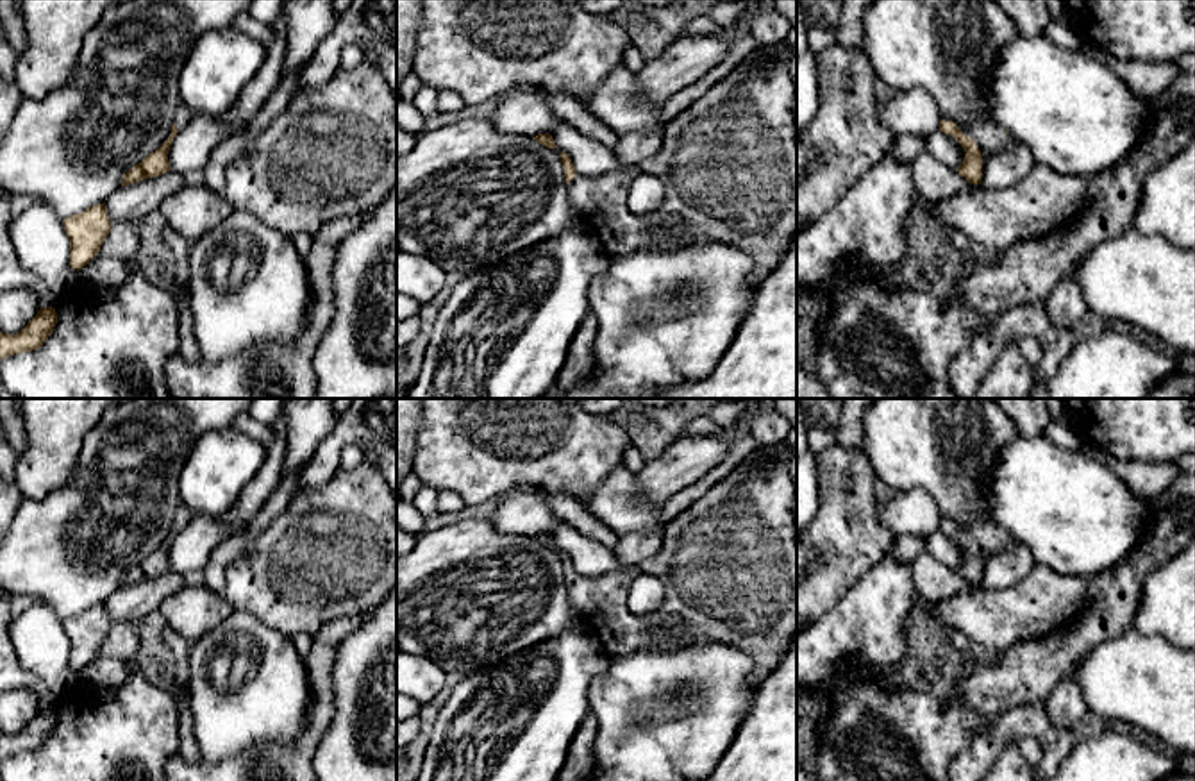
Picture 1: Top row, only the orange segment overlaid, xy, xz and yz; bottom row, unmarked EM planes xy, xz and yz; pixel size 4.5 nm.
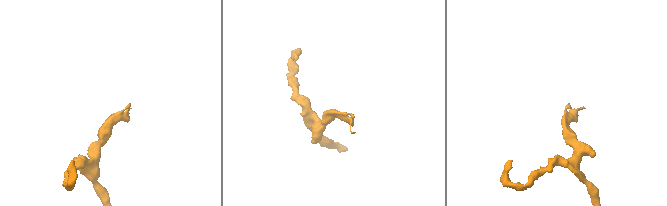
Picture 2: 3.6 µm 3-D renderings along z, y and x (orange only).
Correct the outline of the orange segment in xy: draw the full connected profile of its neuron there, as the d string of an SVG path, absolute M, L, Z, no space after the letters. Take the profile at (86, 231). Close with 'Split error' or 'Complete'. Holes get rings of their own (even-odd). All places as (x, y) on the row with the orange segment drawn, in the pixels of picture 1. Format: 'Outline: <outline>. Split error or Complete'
Outline: M105 202L63 220L70 239L70 266L84 268L100 250L111 231Z. Complete

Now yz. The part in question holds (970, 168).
Outline: M941 120L940 130L954 136L965 148L966 154L957 172L970 184L981 184L982 159L1004 150L1013 141L1009 132L993 122L974 123L961 132L954 122Z. Split error

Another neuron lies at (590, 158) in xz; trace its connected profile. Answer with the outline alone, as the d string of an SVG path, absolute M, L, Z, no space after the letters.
M557 122L550 132L557 148L570 155L577 175L598 177L602 173L625 170L613 148L575 130L566 122Z

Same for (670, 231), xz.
M666 216L650 229L648 247L666 248L666 247L682 245L684 241L689 239L691 234L693 231L686 223L682 223L679 218Z

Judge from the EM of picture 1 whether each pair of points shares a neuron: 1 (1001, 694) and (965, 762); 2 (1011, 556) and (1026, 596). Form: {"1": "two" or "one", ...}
{"1": "two", "2": "two"}

